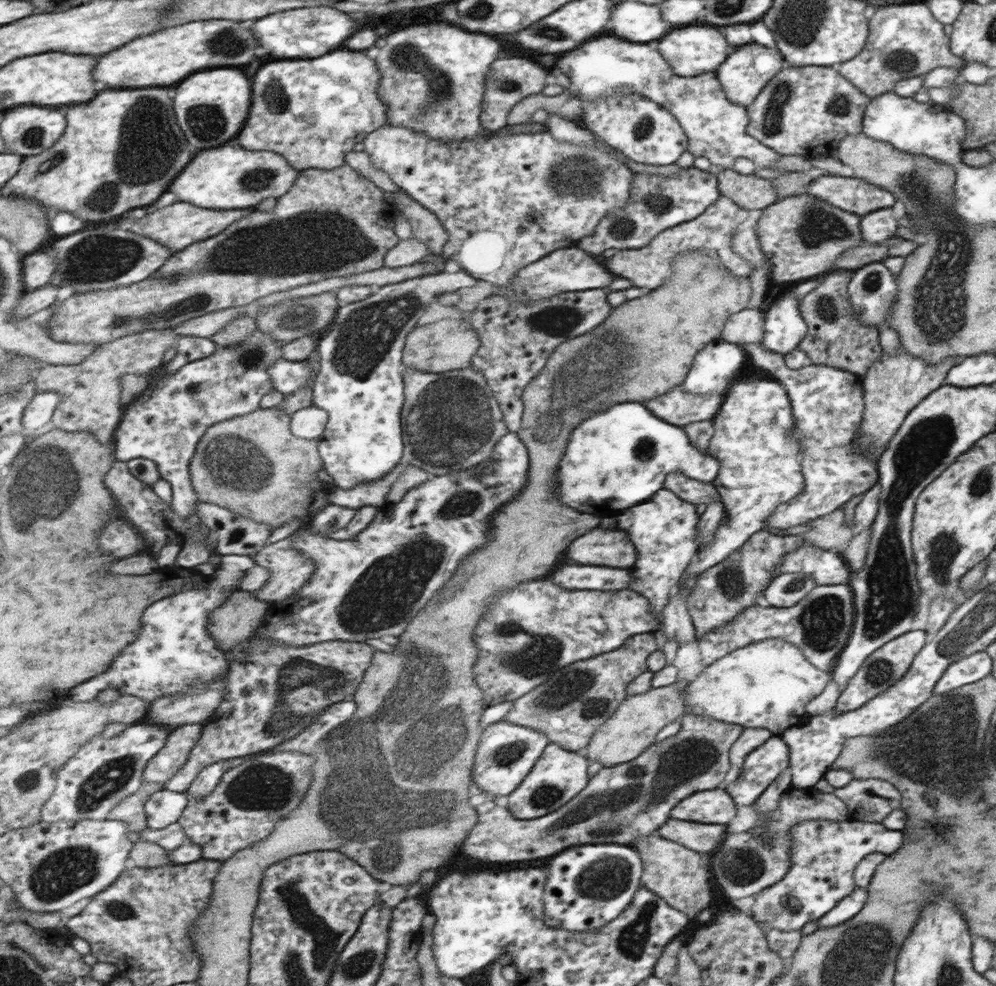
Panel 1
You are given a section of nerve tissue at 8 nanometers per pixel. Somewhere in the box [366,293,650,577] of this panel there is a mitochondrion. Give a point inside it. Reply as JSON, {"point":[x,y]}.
{"point":[452,419]}

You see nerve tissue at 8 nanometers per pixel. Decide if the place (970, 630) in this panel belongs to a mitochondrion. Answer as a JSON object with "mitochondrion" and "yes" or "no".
{"mitochondrion":"yes"}

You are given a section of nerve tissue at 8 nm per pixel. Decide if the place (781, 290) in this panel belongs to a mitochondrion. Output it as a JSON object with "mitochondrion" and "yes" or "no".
{"mitochondrion":"no"}

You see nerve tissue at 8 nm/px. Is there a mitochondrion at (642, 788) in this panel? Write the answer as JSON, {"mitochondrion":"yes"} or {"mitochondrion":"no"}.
{"mitochondrion":"yes"}

